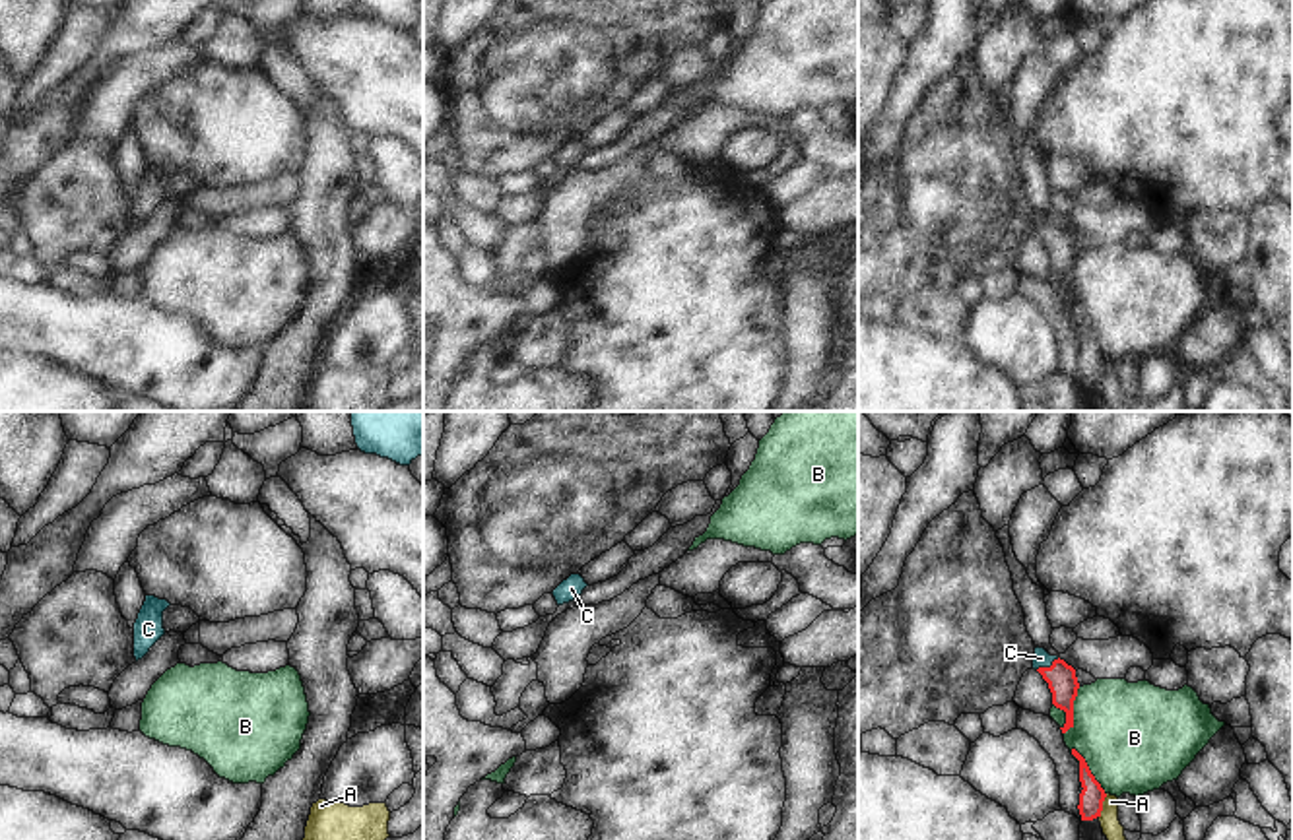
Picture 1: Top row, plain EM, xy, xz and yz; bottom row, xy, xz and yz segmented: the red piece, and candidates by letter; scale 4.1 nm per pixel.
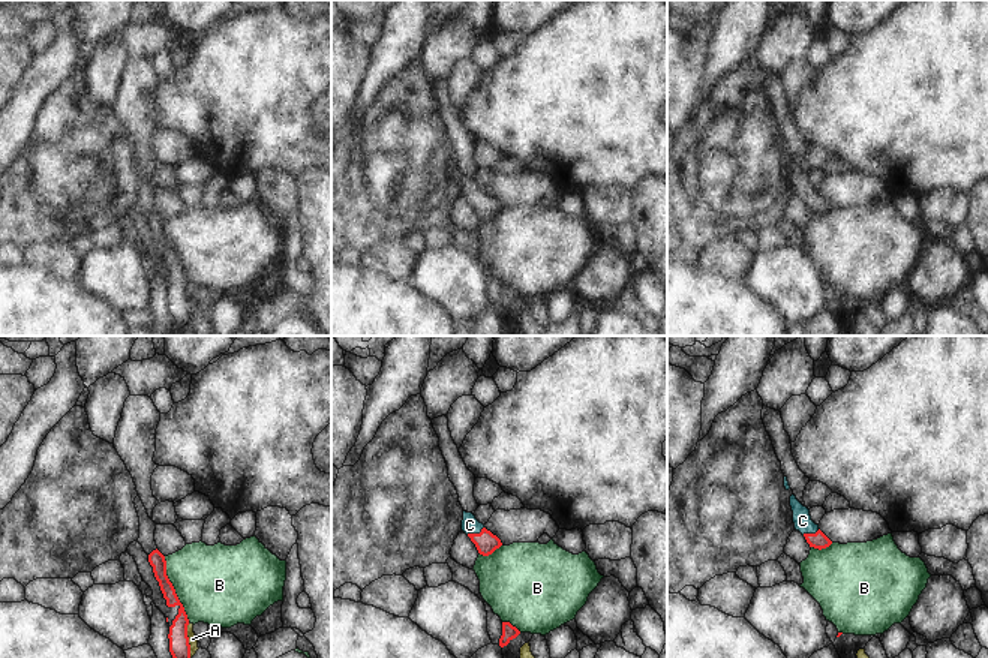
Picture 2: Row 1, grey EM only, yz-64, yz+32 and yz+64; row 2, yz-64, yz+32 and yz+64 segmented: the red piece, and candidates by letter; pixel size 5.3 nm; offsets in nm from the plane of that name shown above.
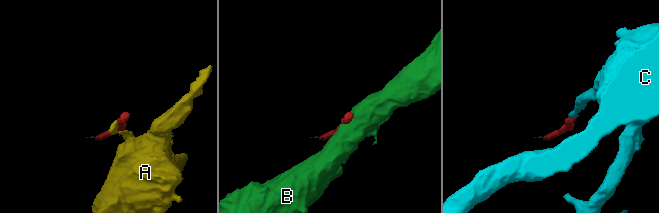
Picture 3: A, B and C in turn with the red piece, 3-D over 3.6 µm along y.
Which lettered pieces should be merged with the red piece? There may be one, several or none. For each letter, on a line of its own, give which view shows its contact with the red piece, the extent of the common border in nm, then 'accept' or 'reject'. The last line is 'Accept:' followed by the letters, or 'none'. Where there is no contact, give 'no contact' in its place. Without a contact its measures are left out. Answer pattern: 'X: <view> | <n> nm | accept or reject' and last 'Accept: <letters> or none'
A: yz | 110 nm | reject
B: yz | 220 nm | reject
C: yz | 110 nm | accept
Accept: C

